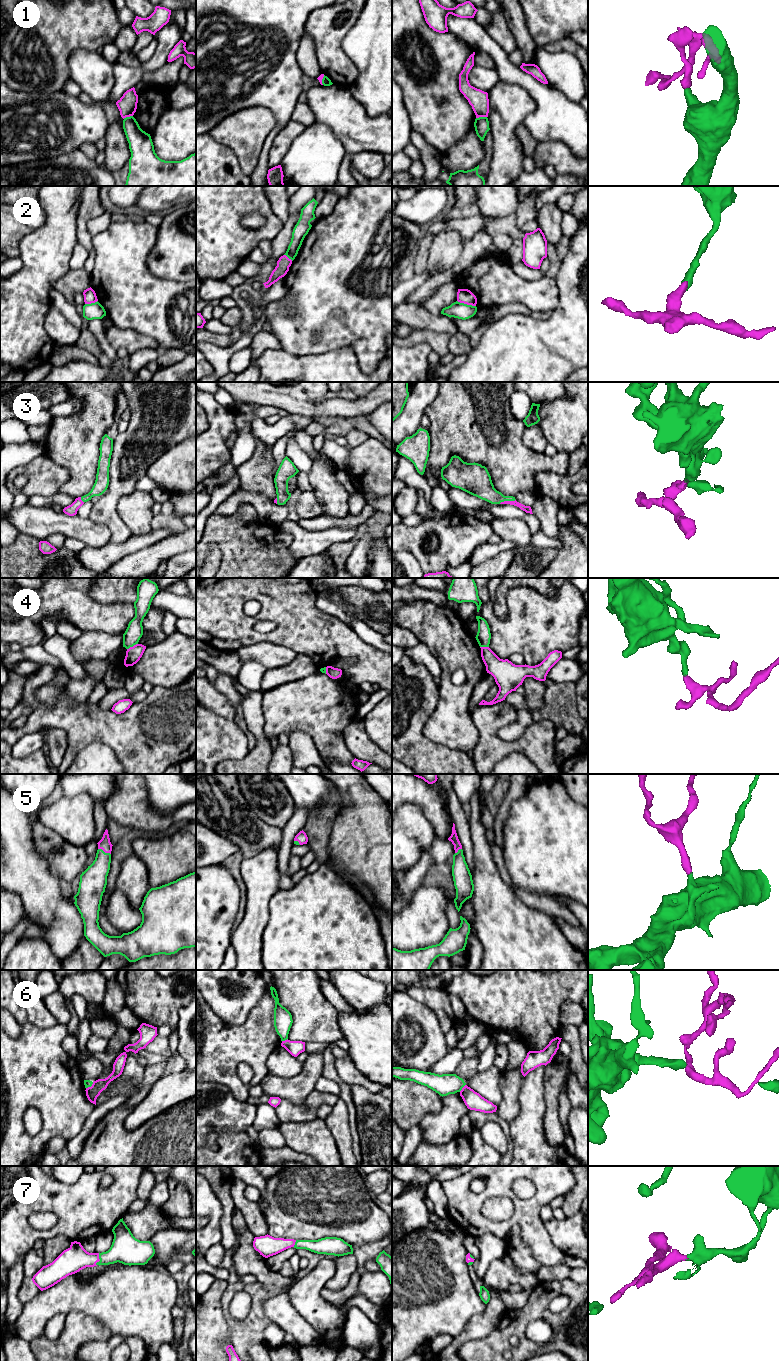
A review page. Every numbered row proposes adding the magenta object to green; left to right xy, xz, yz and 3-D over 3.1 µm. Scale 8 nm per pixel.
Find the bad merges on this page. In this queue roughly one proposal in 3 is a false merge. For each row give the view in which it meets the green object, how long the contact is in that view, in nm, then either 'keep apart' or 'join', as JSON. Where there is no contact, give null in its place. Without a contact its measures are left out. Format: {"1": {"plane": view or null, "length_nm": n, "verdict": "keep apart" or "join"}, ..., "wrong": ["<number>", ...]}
{"1": {"plane": "yz", "length_nm": 90, "verdict": "keep apart"}, "2": {"plane": "yz", "length_nm": 160, "verdict": "keep apart"}, "3": {"plane": "yz", "length_nm": 140, "verdict": "join"}, "4": {"plane": "xy", "length_nm": 100, "verdict": "keep apart"}, "5": {"plane": "xy", "length_nm": 120, "verdict": "join"}, "6": {"plane": "yz", "length_nm": 80, "verdict": "keep apart"}, "7": {"plane": "xy", "length_nm": 110, "verdict": "join"}, "wrong": ["1", "2", "4", "6"]}

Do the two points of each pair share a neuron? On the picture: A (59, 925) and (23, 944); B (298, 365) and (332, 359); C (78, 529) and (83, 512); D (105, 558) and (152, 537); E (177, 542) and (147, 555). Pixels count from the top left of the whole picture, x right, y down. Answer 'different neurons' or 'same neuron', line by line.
A: different neurons
B: same neuron
C: different neurons
D: same neuron
E: same neuron

